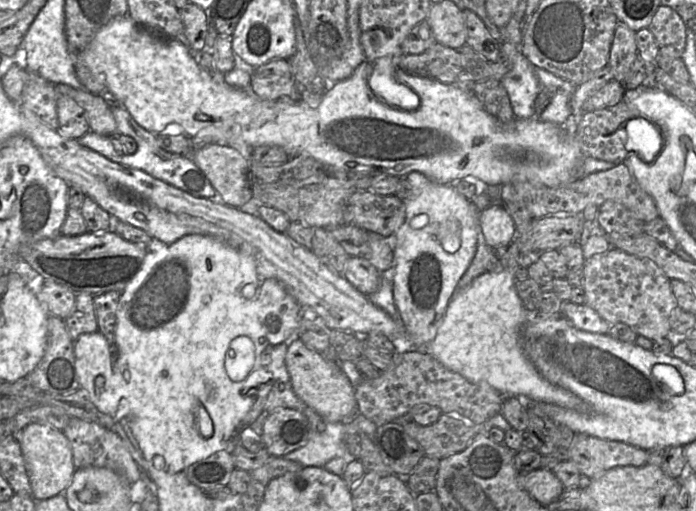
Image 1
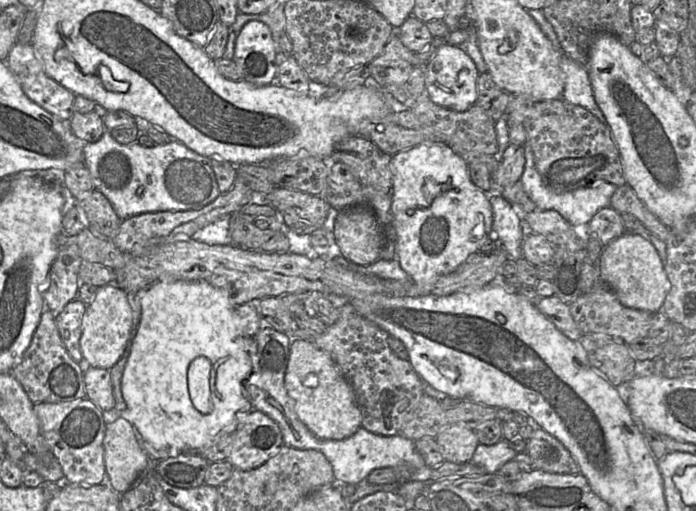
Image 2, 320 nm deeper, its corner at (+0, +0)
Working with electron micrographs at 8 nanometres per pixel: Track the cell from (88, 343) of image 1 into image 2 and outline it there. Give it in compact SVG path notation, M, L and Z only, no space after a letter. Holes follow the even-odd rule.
M115 284L97 289L93 302L86 307L82 323L80 347L83 358L94 368L111 370L123 356L133 325L132 308L128 293Z

